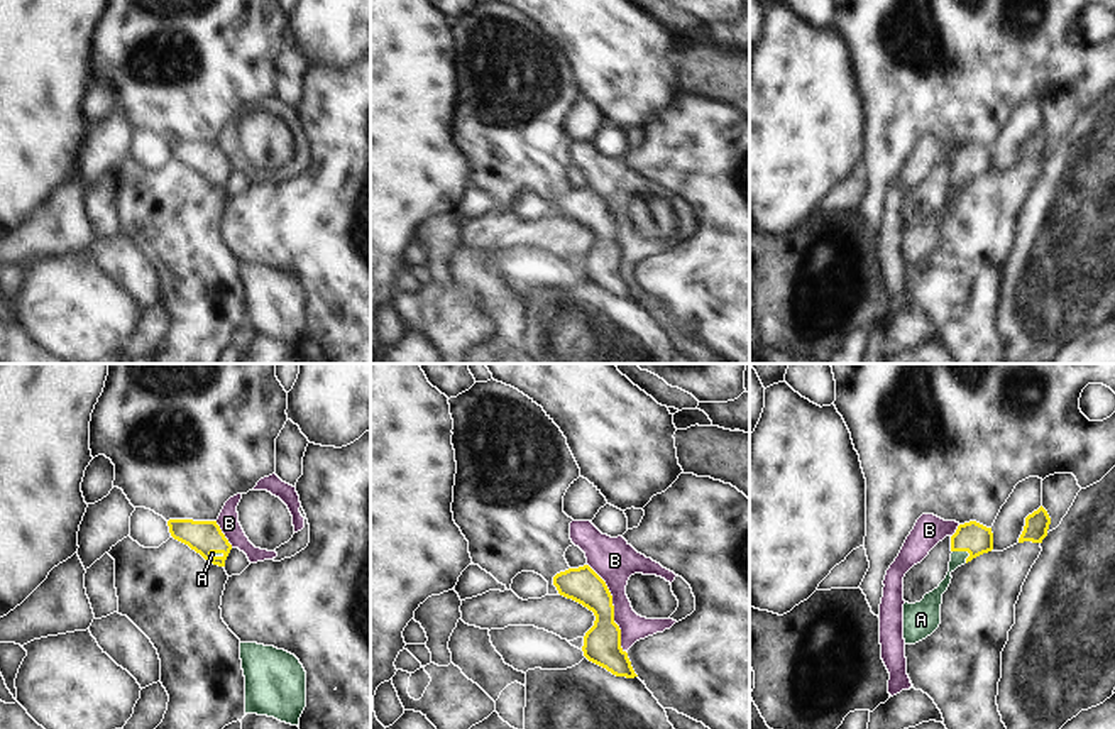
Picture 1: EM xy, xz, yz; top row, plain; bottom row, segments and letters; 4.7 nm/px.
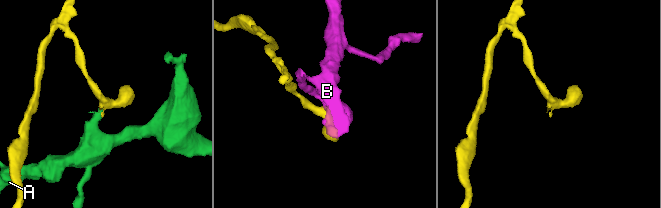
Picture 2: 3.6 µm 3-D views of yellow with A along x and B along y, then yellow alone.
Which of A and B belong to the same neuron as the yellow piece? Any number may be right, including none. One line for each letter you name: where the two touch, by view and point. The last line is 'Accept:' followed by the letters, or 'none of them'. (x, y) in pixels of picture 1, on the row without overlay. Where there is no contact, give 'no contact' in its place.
A: meets yellow in yz at (965, 171)
Accept: A

